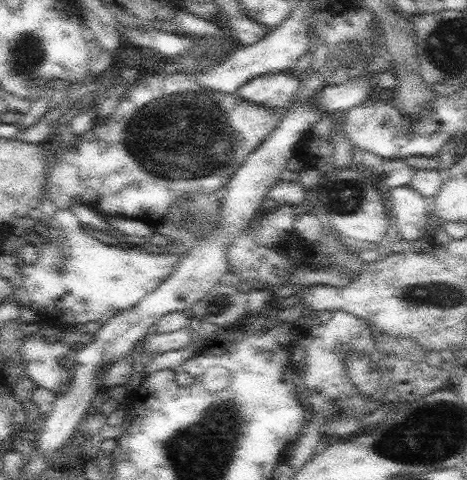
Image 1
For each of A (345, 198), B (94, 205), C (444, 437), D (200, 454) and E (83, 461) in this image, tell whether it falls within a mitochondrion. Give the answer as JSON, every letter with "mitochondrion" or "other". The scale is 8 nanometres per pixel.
{"A":"mitochondrion","B":"other","C":"mitochondrion","D":"mitochondrion","E":"other"}

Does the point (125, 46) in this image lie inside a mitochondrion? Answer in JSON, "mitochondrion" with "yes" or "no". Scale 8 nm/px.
{"mitochondrion":"no"}

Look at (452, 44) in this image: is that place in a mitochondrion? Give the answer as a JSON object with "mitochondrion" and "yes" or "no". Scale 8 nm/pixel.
{"mitochondrion":"yes"}

